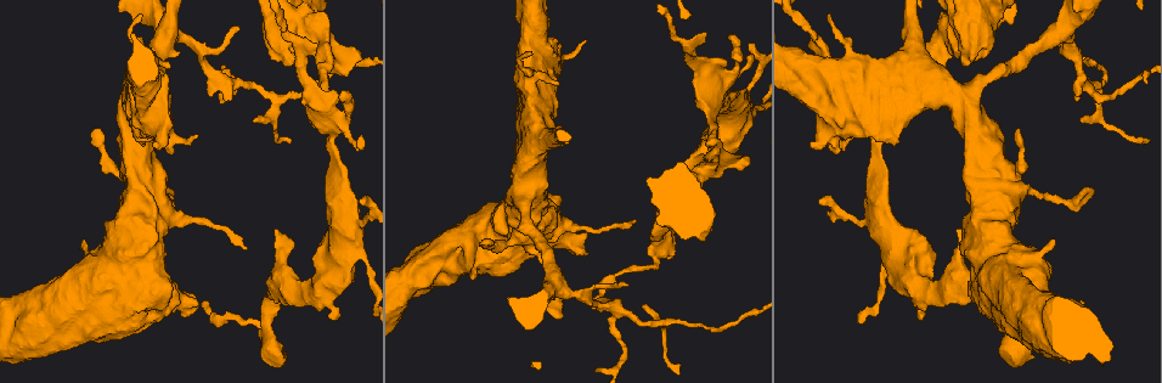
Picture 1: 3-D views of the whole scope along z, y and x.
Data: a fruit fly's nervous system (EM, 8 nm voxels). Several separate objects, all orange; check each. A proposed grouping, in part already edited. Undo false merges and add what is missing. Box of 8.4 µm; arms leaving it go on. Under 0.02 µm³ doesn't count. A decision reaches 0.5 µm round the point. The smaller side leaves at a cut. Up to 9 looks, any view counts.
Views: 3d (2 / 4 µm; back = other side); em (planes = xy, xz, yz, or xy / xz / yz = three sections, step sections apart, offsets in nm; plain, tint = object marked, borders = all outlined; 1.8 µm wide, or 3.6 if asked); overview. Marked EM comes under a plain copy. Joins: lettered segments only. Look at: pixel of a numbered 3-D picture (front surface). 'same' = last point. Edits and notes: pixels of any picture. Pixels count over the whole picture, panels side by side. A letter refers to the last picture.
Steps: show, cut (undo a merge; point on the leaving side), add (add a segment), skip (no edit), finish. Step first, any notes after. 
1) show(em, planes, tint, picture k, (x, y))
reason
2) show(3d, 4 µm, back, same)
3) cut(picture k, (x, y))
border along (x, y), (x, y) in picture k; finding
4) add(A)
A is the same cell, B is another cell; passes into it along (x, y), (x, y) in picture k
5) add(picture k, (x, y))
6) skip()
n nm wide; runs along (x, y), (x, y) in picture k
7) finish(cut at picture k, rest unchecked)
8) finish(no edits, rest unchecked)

show(3d, 4 µm, picture 1, (1082, 303))

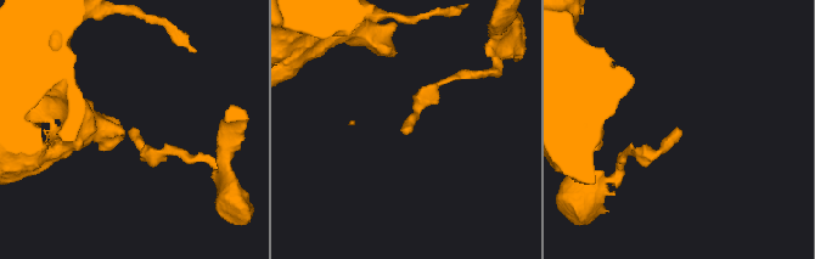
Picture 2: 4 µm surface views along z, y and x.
show(em, planes, borders, picture 2, (680, 131))
need the tissue

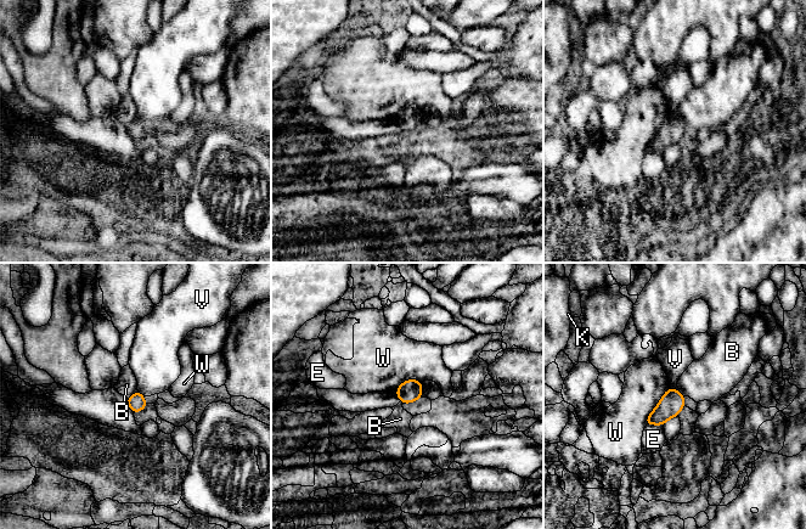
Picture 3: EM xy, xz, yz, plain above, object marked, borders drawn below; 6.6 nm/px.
skip()
120 nm wide; B, E, K, V and W are other cells; border along (137, 390), (127, 398) in picture 3; no lettered segment goes on from it

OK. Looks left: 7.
show(em, 3.6 µm, planes, tint, picture 1, (105, 301))
sudden change in width

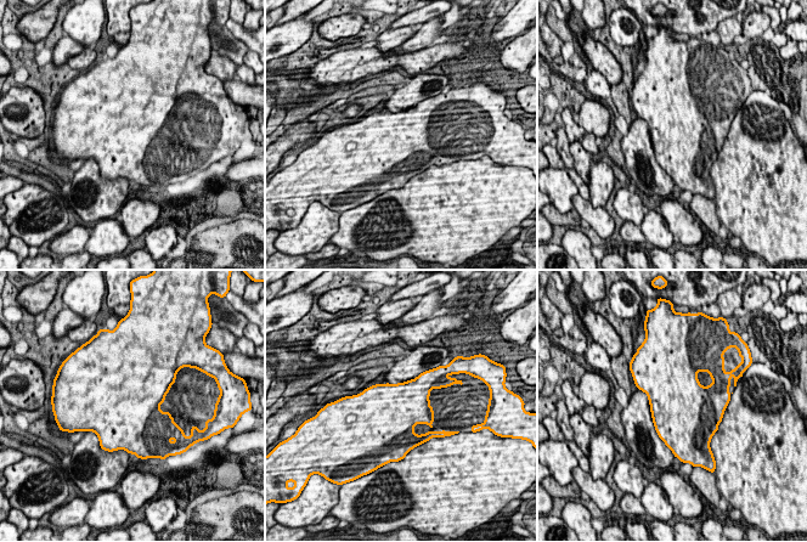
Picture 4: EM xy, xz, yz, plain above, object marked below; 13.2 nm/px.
show(em, 3.6 µm, planes, borders, same)
see the neighbours

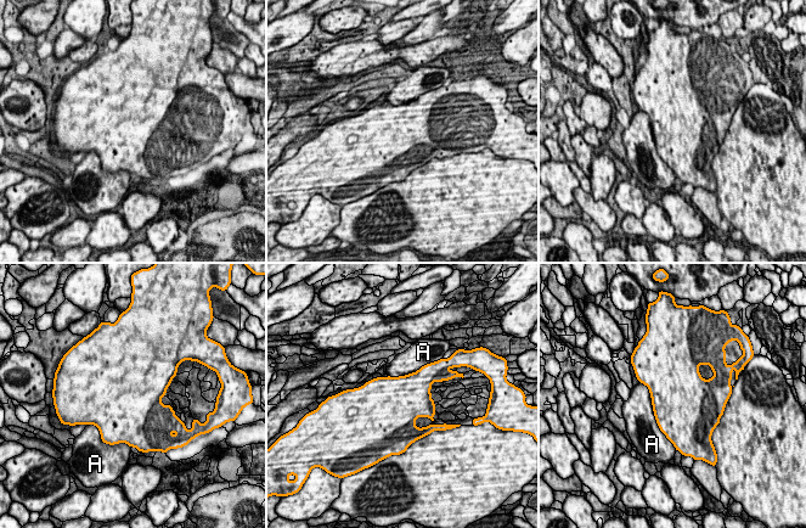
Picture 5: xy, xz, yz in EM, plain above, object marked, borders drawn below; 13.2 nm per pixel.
skip()
750 nm wide; A is another cell; border along (640, 381), (670, 441) in picture 5; all the same neuron

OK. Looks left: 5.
show(3d, 4 µm, picture 1, (270, 335))
sharp bend

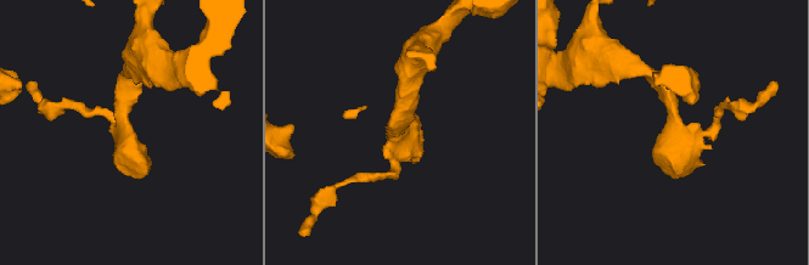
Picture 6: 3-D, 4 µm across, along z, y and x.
show(em, planes, borders, picture 6, (121, 130))
shape alone is not enough

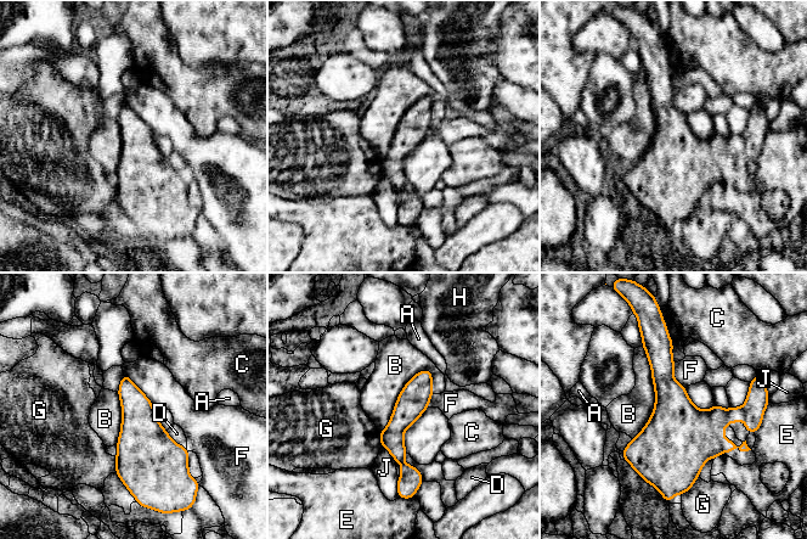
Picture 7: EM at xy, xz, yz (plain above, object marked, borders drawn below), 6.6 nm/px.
skip()
B touches over 550 nm; A, B, C, D, E, F, G, H and J are other cells; runs along (425, 372), (396, 426), (410, 482) in picture 7; one neuron here

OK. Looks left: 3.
show(3d, 4 µm, picture 1, (716, 157))
branch point

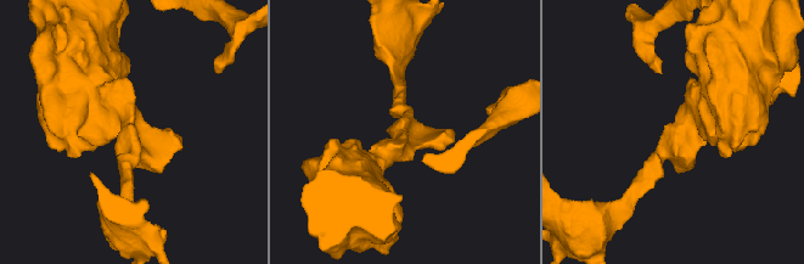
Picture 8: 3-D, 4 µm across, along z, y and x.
show(em, xz, step 16, tint, picture 8, (684, 146))
now the EM

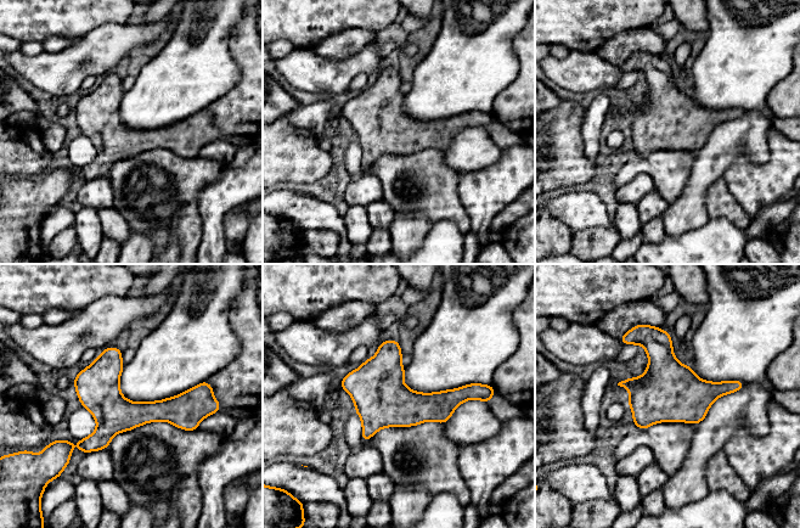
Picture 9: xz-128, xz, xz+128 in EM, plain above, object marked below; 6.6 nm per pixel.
show(em, planes, borders, same)

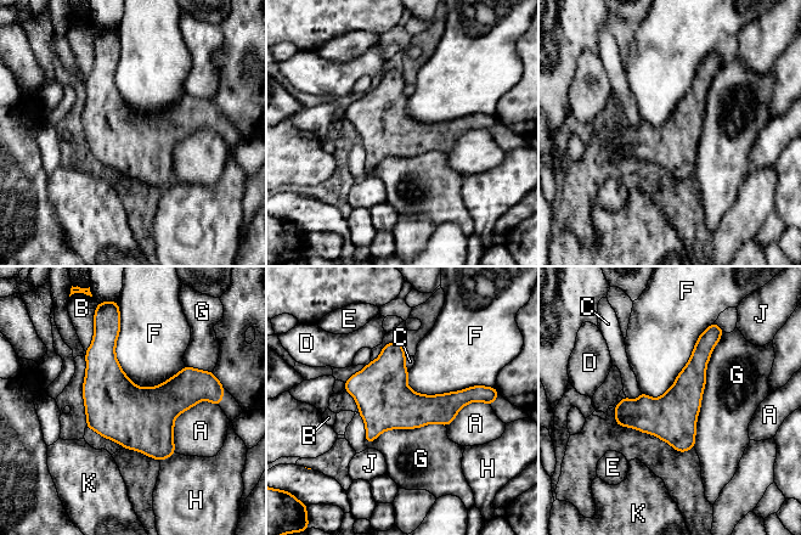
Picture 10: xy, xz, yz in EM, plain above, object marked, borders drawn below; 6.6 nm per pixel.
skip()
A, B, C, D, E, F, G, H, J and K are other cells; border along (119, 319), (134, 383), (185, 366) in picture 10; one neuron here

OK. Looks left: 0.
finish(no edits, rest unchecked)

